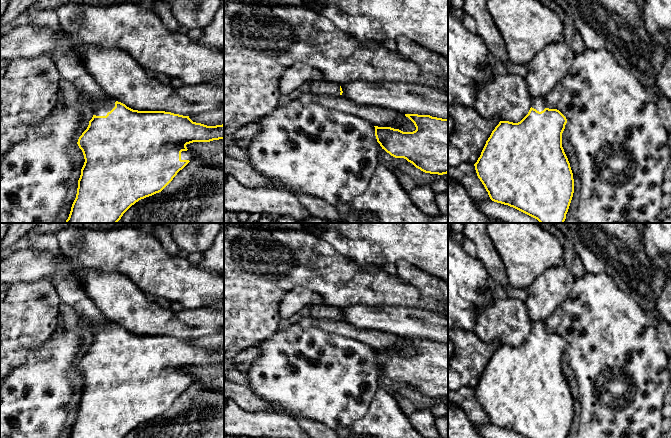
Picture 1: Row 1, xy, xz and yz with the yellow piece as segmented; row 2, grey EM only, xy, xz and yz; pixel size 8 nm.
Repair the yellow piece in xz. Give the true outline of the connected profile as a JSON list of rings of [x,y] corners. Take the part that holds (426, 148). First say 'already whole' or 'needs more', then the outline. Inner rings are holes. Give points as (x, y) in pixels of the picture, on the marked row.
already whole | [[[405,114],[415,125],[413,132],[375,127],[382,149],[395,158],[404,158],[425,173],[448,173],[448,119],[430,115]]]

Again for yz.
needs more | [[[543,97],[532,99],[528,114],[520,122],[499,122],[474,164],[477,176],[492,201],[513,207],[540,223],[564,223],[574,193],[573,173],[562,147],[566,123],[566,117],[557,109],[549,109]]]

